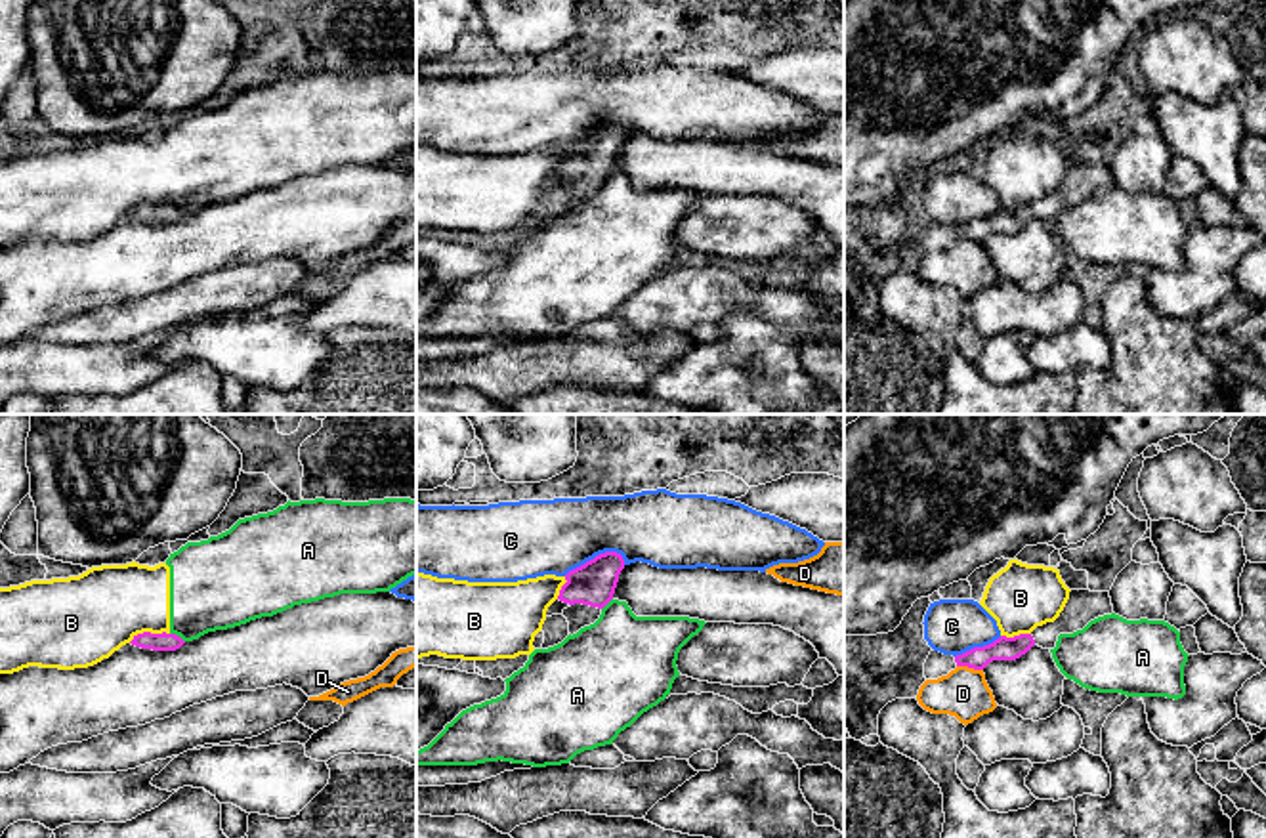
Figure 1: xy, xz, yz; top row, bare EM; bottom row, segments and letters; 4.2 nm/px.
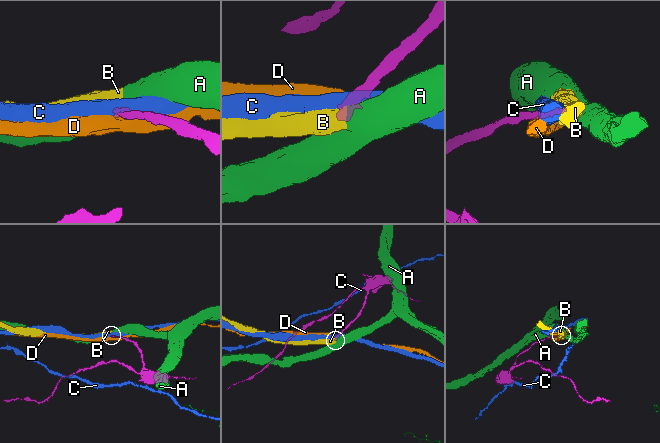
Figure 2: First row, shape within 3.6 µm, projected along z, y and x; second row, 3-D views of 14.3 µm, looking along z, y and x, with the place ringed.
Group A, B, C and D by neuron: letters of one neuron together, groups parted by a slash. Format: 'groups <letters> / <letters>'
groups A B / C / D

